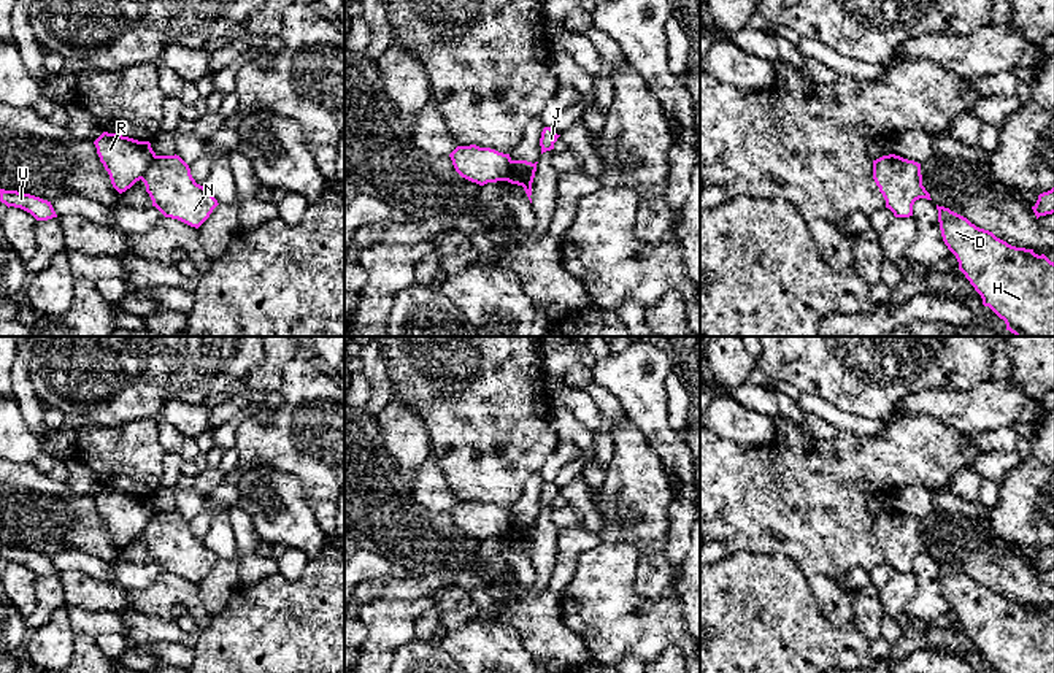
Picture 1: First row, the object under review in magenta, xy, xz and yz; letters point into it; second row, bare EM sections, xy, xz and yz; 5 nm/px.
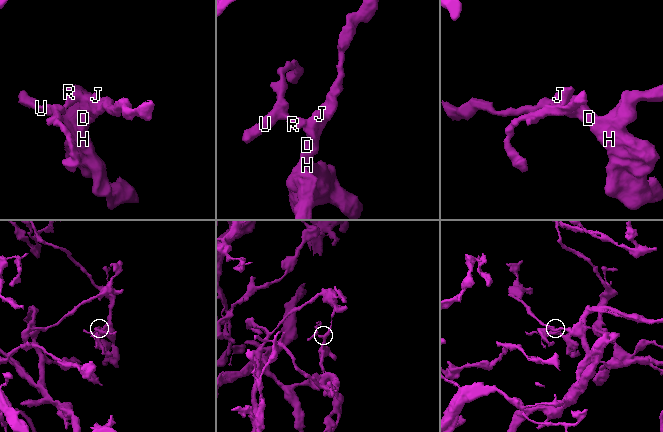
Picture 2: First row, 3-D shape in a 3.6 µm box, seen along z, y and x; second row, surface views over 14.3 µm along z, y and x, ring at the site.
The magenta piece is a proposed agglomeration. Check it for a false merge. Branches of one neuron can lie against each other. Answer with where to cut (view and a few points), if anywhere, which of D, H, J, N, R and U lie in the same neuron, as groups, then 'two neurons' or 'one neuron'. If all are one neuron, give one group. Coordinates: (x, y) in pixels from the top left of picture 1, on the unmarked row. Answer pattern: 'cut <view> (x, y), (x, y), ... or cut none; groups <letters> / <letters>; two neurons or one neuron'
cut xy (156, 511), (142, 535); groups D H J N / R U; two neurons

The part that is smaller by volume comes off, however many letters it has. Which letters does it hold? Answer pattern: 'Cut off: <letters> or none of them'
Cut off: R, U

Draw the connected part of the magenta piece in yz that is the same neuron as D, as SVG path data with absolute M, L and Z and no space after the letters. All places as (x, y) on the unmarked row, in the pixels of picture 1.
M949 563L937 565L943 597L984 662L998 673L1054 673L1054 617L1008 600Z

